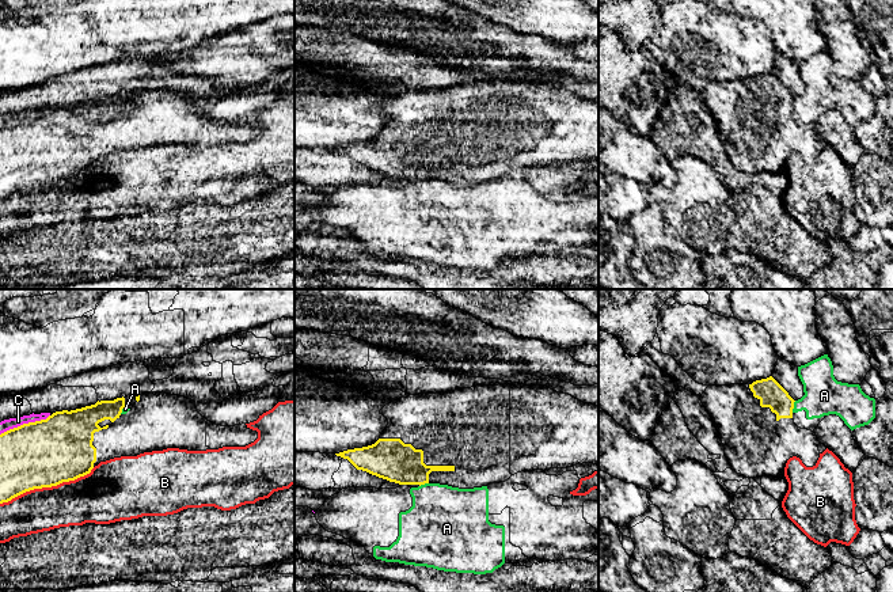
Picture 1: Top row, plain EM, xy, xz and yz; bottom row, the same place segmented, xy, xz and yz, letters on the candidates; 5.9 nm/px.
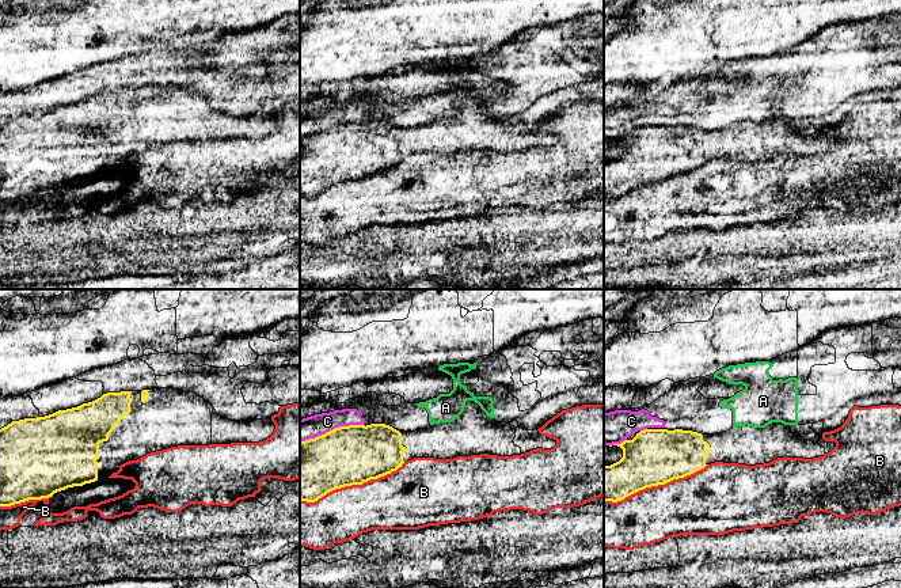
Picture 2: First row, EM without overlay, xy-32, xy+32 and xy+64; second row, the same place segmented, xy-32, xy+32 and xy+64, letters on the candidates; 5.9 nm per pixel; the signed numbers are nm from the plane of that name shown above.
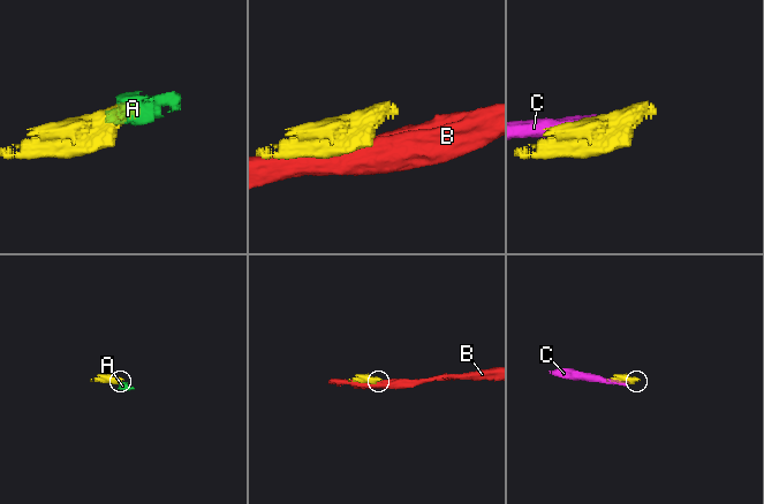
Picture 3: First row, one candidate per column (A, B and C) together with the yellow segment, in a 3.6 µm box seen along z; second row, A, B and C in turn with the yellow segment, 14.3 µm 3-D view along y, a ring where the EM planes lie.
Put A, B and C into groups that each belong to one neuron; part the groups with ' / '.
A C / B

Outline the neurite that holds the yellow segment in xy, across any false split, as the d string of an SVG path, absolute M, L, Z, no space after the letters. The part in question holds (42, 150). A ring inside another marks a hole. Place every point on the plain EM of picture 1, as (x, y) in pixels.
M144 88L114 96L98 96L95 100L76 106L56 107L46 115L23 119L0 130L0 200L42 183L57 182L91 168L100 158L121 152L137 152L144 148L179 144L187 147L218 145L223 143L246 143L258 134L258 128L246 119L221 122L208 117L195 105L195 98L179 91Z

